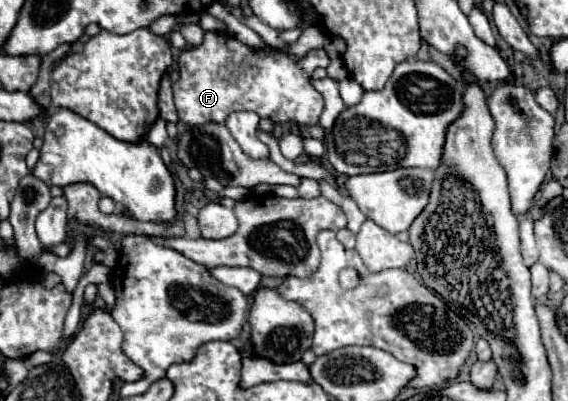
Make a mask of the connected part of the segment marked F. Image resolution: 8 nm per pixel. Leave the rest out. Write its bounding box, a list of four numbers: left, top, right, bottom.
[173,33,329,133]

